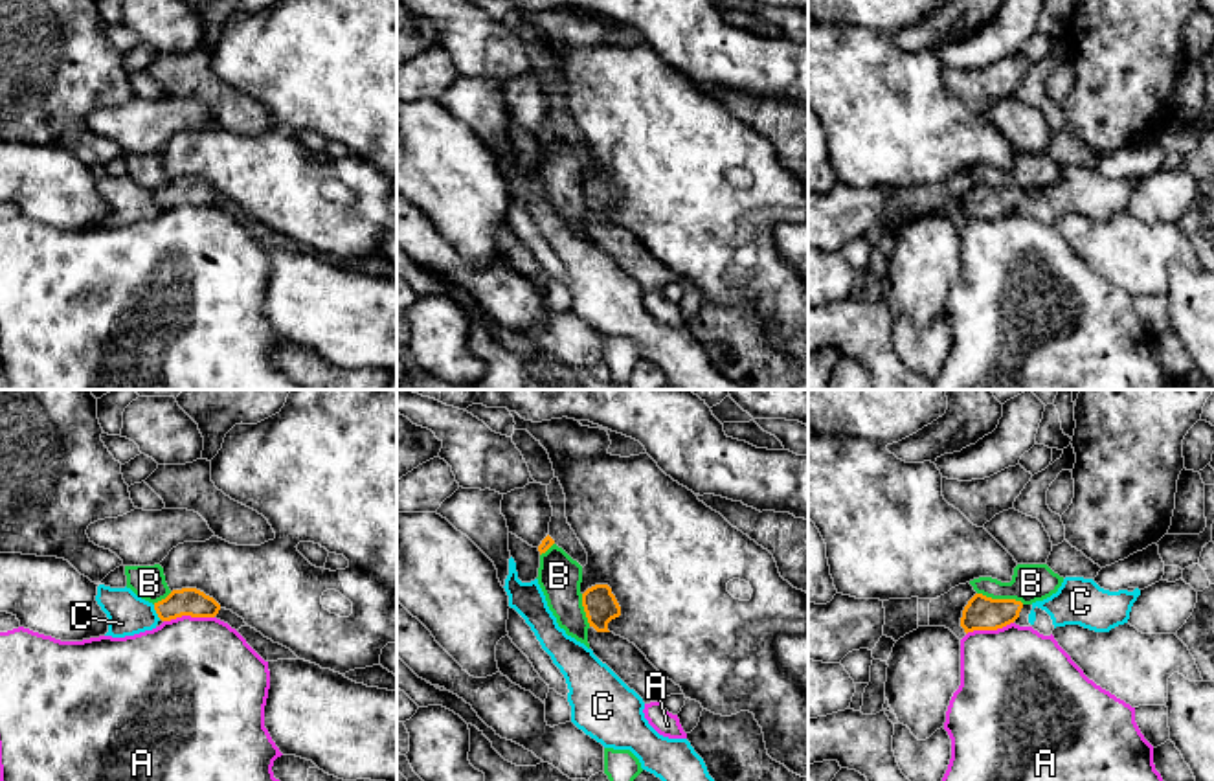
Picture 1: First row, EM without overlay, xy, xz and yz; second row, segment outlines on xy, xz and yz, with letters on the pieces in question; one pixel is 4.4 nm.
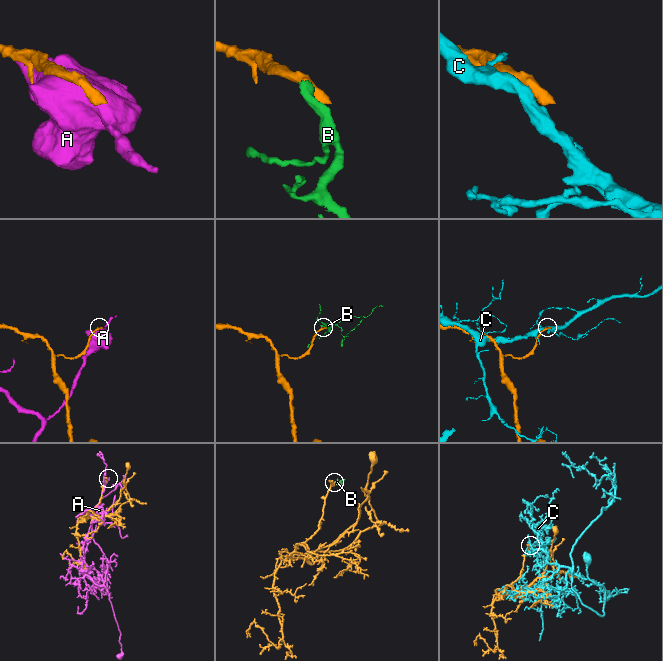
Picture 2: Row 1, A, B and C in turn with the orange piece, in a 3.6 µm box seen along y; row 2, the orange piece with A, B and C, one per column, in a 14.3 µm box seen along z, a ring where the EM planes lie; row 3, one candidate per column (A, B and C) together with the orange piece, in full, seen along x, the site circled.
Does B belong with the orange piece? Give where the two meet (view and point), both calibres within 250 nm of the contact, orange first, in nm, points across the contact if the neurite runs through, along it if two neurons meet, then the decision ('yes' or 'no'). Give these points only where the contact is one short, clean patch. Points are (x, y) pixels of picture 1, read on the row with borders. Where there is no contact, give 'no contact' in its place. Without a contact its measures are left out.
meets orange in yz at (1001, 599); 150 nm thick on the orange side, 170 nm on the other; border along yz (977, 592), (989, 598), (1014, 598), (1023, 603); no

